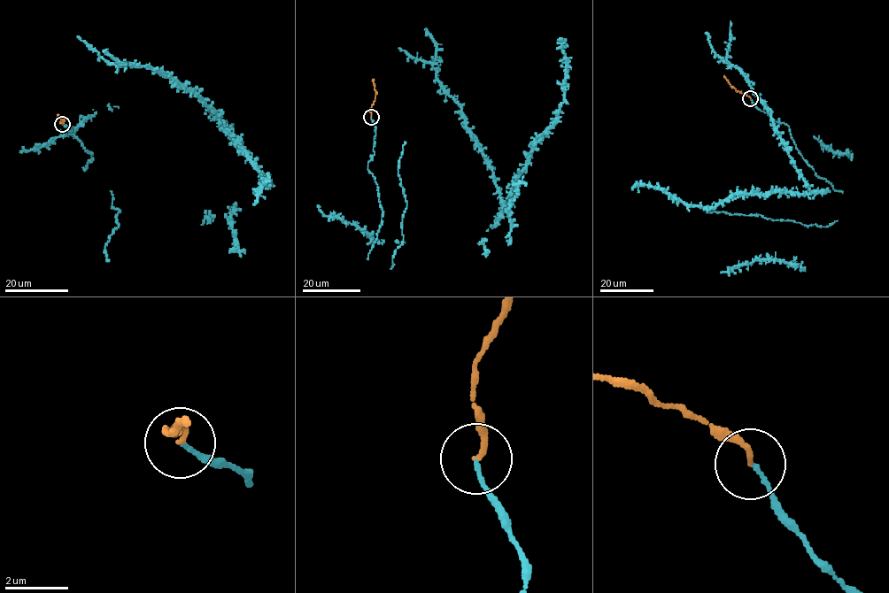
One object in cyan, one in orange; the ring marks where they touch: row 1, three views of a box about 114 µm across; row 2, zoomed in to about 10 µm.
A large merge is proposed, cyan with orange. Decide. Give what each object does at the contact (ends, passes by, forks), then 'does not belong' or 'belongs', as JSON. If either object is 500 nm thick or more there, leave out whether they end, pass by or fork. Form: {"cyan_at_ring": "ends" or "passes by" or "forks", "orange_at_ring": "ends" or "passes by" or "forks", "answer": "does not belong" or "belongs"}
{"cyan_at_ring": "ends", "orange_at_ring": "ends", "answer": "belongs"}

